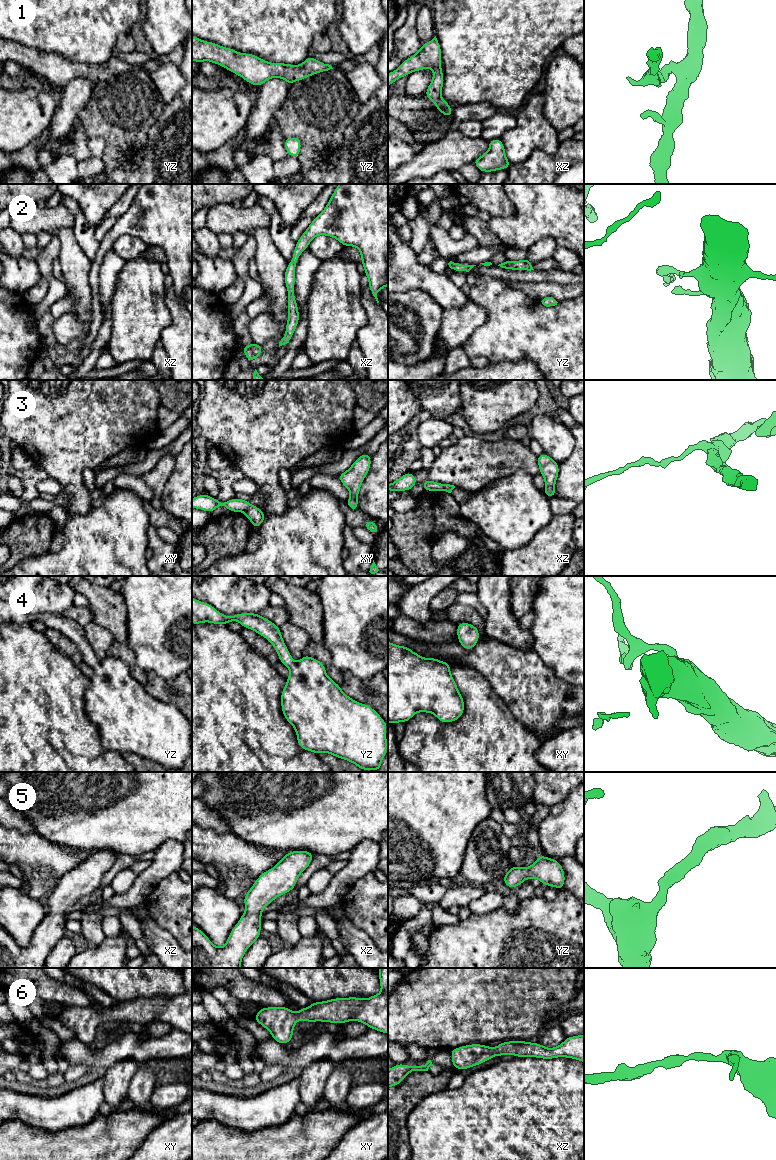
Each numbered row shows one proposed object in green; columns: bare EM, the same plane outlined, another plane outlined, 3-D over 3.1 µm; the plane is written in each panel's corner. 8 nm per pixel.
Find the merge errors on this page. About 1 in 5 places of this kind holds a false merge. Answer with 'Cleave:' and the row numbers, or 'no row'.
Cleave: 3

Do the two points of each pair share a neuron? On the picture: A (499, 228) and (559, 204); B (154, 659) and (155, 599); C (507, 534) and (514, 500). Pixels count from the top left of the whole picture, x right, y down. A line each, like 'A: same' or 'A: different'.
A: same
B: same
C: same

